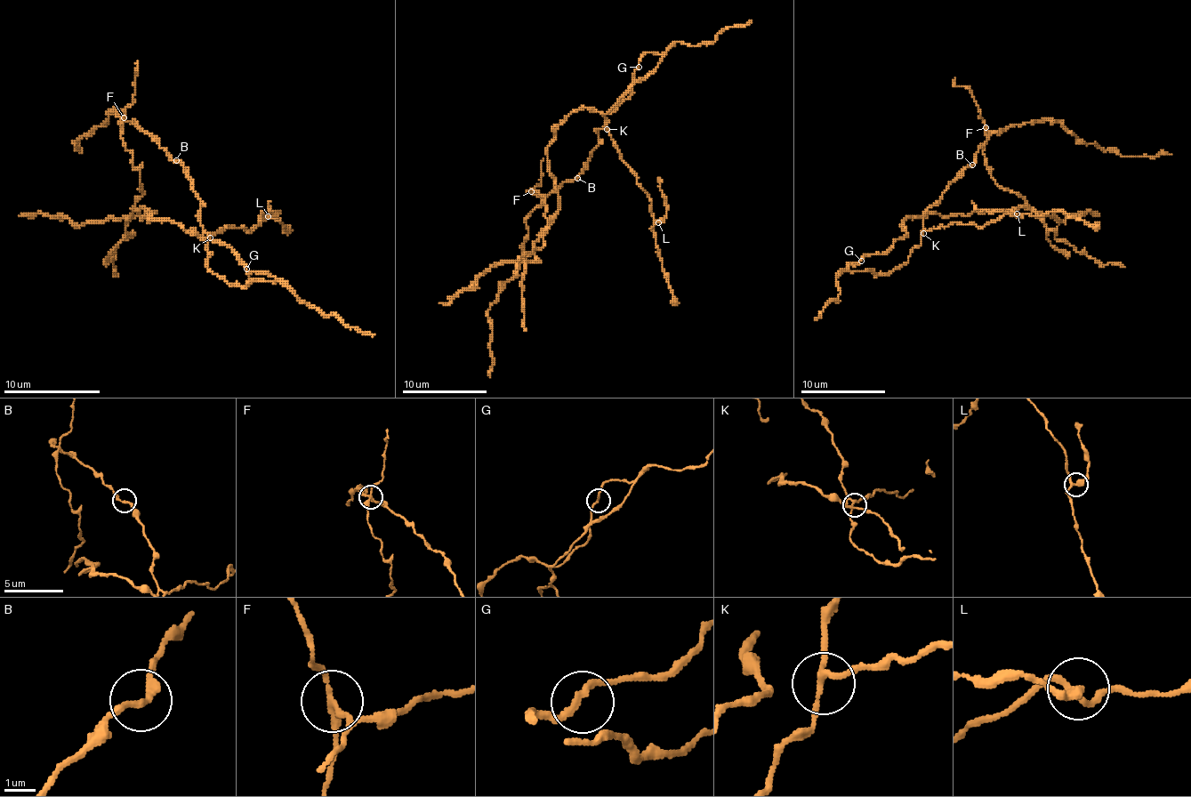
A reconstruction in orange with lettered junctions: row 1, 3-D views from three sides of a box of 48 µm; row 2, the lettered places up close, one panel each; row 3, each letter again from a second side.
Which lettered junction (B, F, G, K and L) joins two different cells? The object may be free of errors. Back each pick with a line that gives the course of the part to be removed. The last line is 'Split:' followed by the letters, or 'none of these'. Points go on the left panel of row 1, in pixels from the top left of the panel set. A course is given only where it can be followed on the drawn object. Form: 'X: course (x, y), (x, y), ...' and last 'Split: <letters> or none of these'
F: course (123, 116), (120, 136), (140, 174), (142, 194), (128, 218), (128, 235), (118, 245), (113, 260), (118, 277)
Split: F

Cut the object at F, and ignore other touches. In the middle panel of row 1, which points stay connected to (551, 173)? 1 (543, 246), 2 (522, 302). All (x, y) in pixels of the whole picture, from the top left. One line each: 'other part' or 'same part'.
1: same part
2: other part

